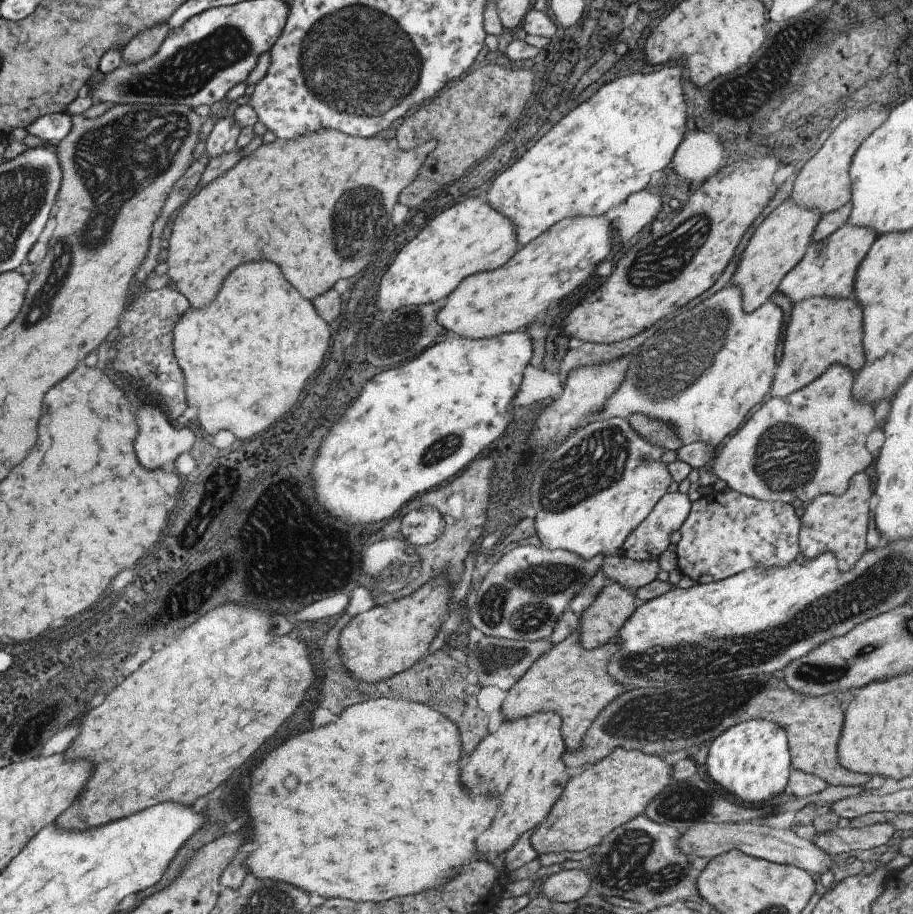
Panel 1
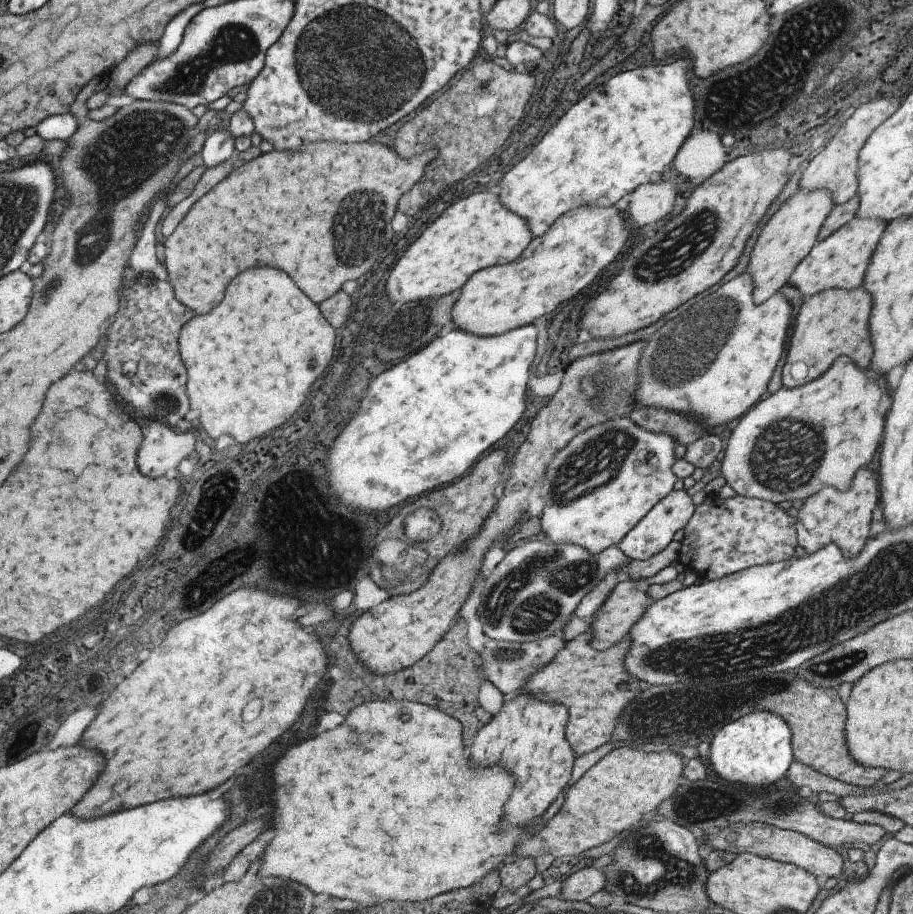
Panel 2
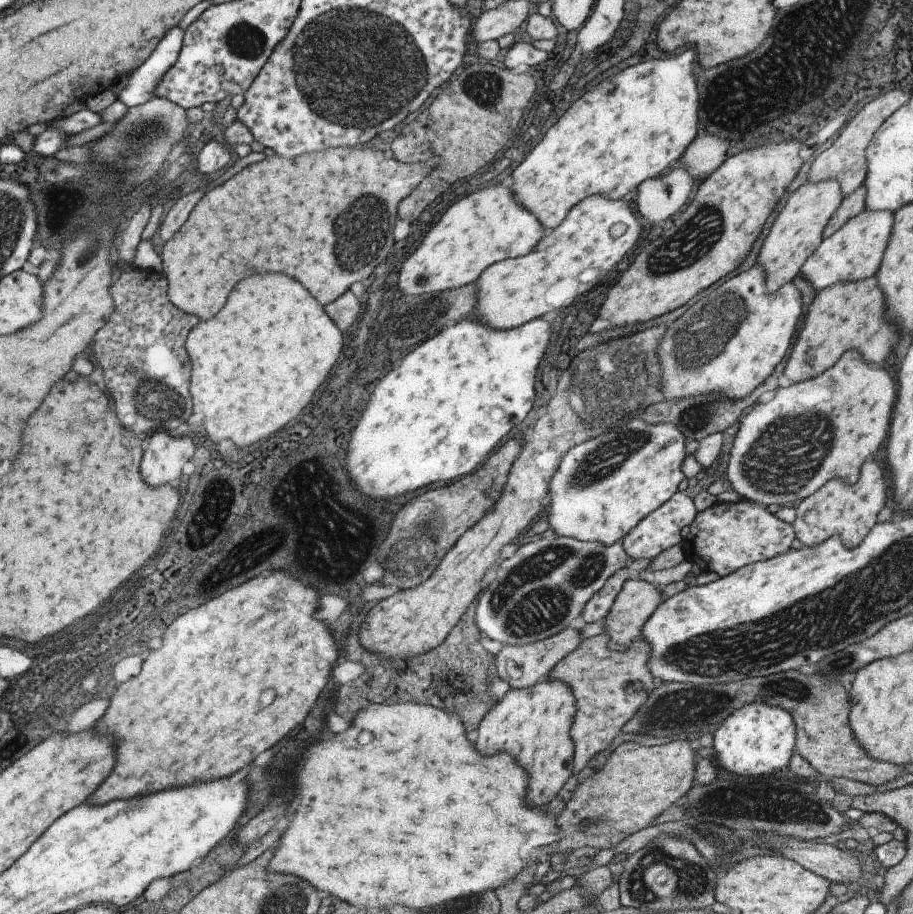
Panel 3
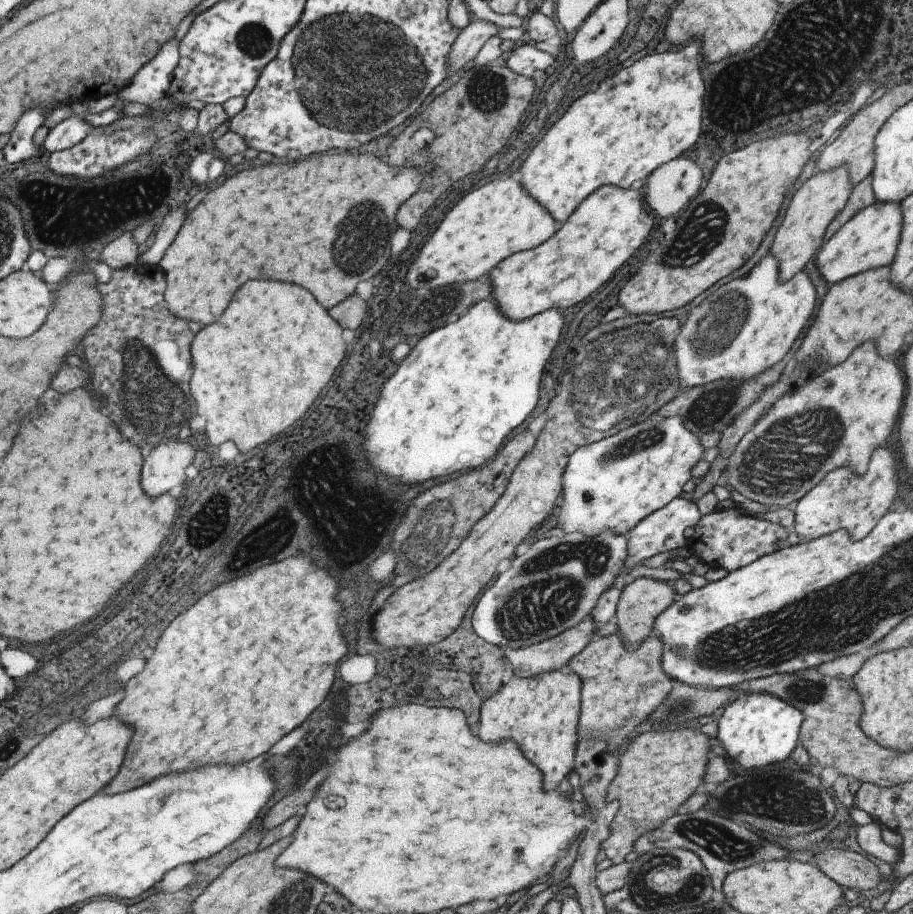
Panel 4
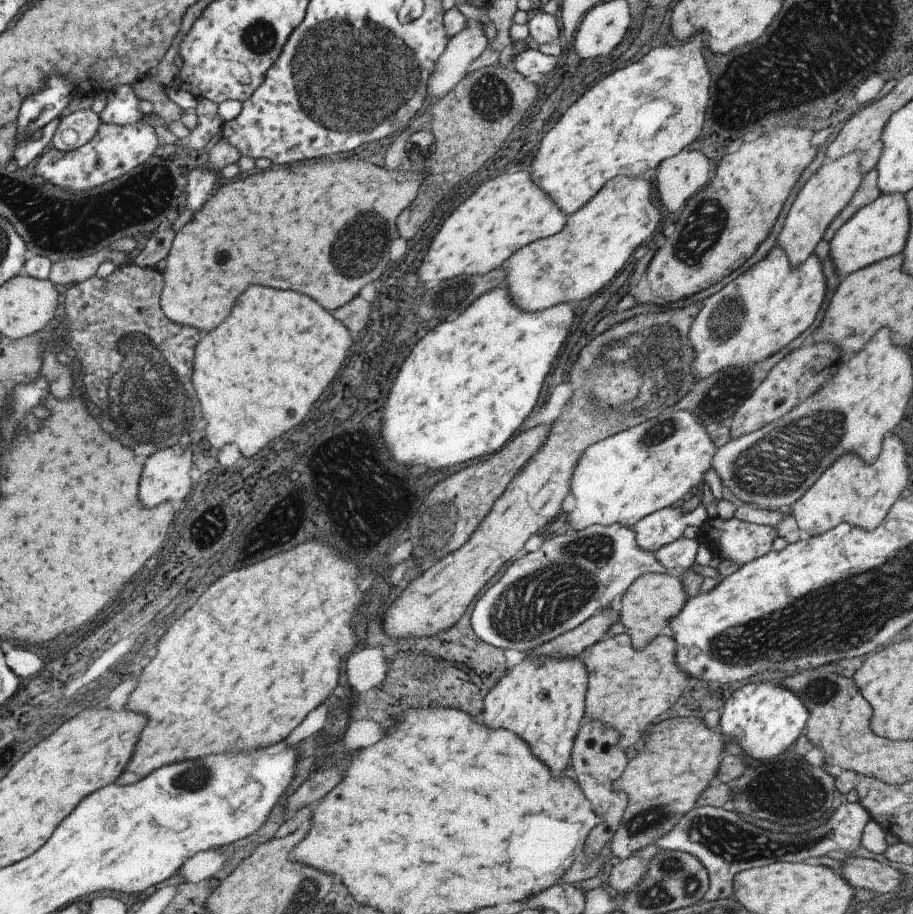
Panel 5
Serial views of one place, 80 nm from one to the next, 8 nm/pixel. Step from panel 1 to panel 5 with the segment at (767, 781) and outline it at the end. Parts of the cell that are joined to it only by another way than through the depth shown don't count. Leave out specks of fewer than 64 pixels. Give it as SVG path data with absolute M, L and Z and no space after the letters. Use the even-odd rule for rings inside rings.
M773 680L747 684L735 690L725 700L719 710L718 731L725 737L725 740L733 739L741 748L743 754L747 754L750 762L765 762L769 758L775 758L778 754L785 755L785 752L792 749L796 738L803 732L808 717L808 710L801 704L791 691L784 689Z

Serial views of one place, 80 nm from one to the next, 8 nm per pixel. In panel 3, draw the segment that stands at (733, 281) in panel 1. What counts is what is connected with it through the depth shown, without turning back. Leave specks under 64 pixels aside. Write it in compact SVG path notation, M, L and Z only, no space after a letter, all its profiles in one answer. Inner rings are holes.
M834 179L818 183L805 182L784 197L785 204L768 228L769 232L761 238L762 243L756 258L756 265L764 274L766 293L775 292L798 274L805 259L823 239L823 227L842 198L838 182Z

